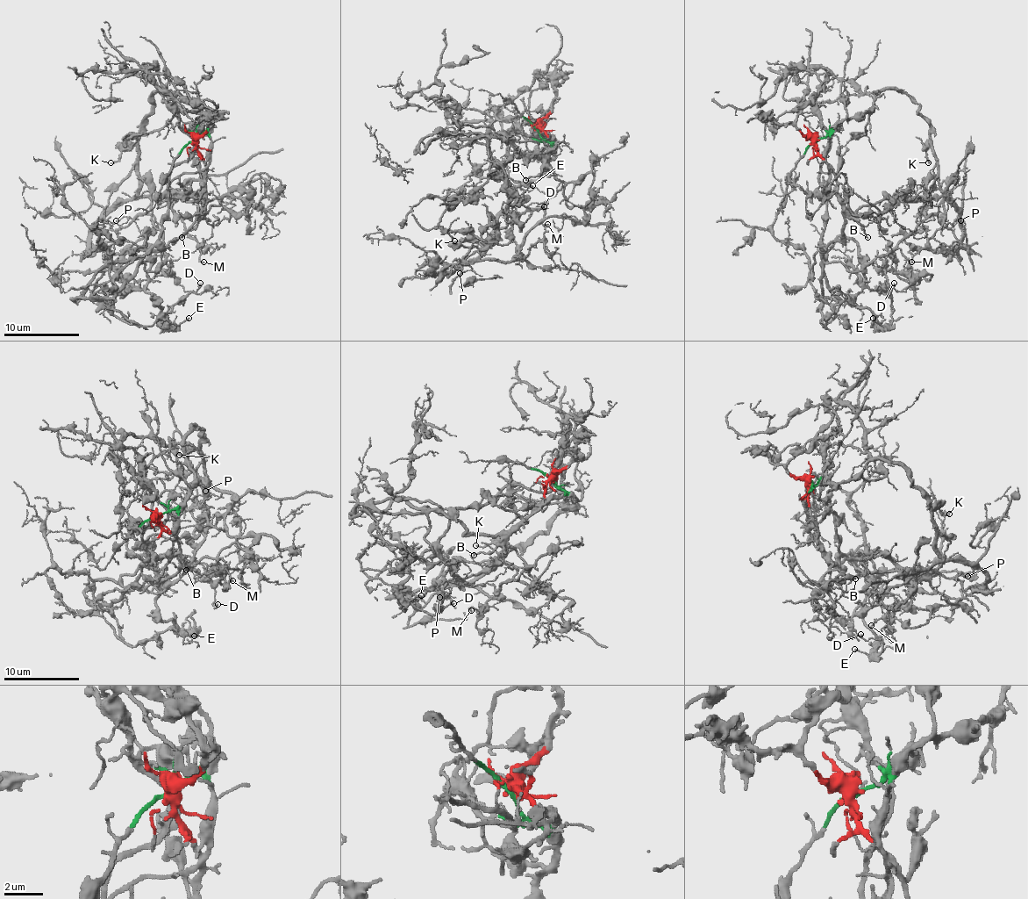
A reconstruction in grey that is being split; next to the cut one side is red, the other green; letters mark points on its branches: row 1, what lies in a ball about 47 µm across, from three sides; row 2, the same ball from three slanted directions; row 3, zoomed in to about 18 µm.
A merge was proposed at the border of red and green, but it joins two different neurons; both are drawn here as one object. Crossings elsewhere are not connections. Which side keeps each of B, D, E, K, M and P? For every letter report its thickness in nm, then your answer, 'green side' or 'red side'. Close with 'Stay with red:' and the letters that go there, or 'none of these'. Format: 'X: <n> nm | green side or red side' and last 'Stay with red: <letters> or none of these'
B: 160 nm | red side
D: 90 nm | red side
E: 160 nm | red side
K: 130 nm | green side
M: 130 nm | green side
P: 110 nm | red side
Stay with red: B, D, E, P

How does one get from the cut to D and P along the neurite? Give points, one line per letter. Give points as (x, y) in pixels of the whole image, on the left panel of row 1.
D: (194, 140), (170, 174), (160, 240), (142, 260), (157, 271), (162, 248), (185, 290), (200, 283)
P: (194, 140), (170, 174), (168, 217), (142, 262), (157, 271), (166, 251), (155, 219), (116, 220)

